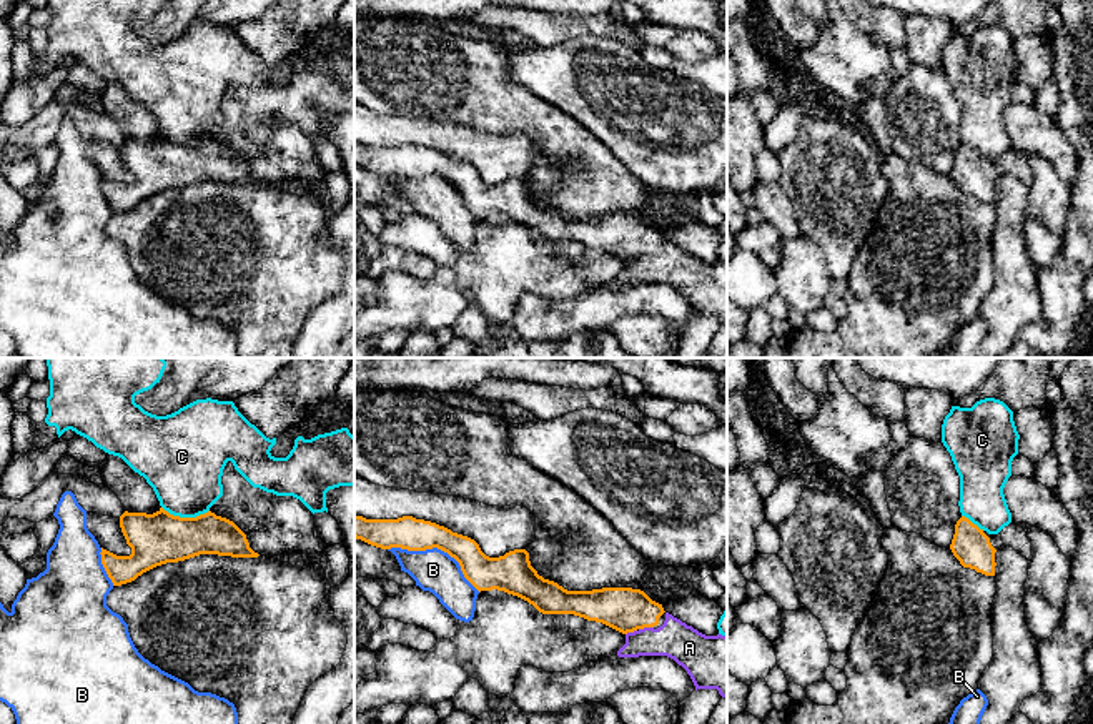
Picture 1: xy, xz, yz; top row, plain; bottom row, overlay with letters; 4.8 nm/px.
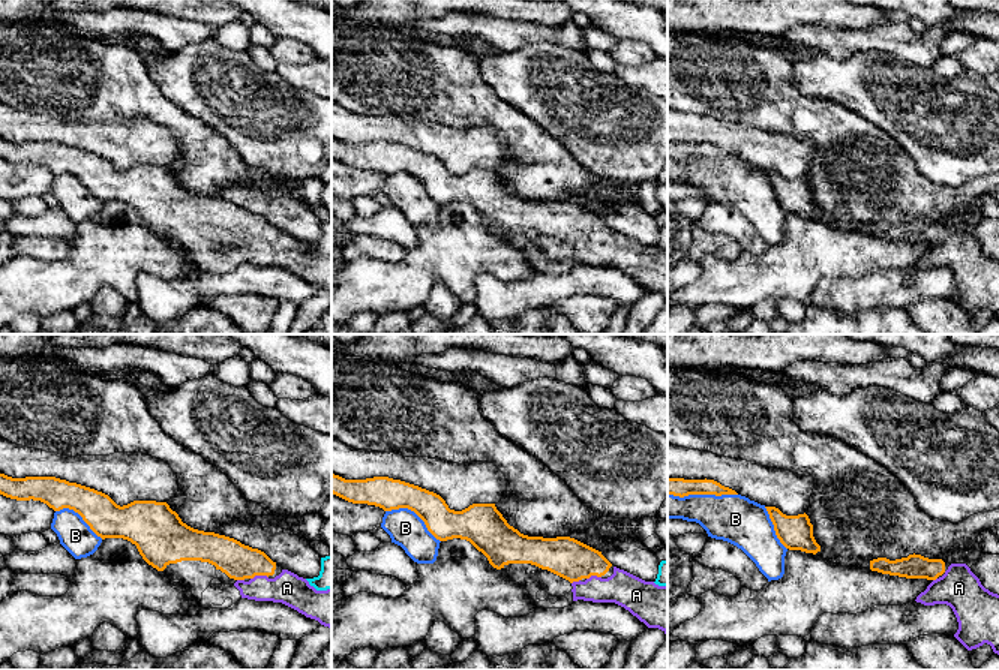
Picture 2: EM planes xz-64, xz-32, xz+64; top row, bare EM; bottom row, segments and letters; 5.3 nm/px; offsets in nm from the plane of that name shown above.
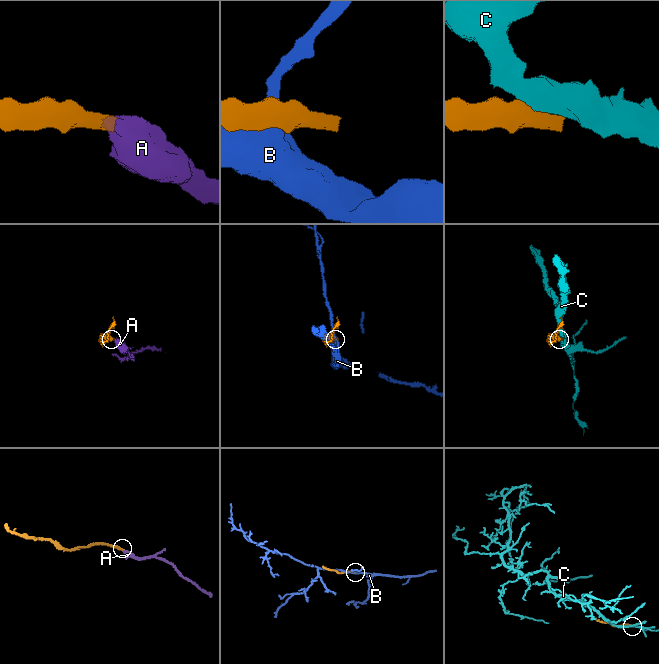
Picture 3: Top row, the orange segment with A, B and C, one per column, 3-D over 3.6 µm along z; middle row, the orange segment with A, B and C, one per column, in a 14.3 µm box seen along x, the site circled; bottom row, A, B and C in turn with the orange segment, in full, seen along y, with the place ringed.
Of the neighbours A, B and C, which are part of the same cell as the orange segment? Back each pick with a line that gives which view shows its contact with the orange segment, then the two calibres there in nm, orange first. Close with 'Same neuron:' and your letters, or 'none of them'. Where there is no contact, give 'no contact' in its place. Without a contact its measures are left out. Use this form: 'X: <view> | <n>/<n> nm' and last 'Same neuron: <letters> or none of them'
A: xz | 220/190 nm
Same neuron: A

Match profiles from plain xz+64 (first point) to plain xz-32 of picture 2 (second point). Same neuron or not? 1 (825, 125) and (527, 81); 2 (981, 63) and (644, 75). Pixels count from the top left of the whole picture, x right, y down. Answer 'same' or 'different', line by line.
1: different
2: different

